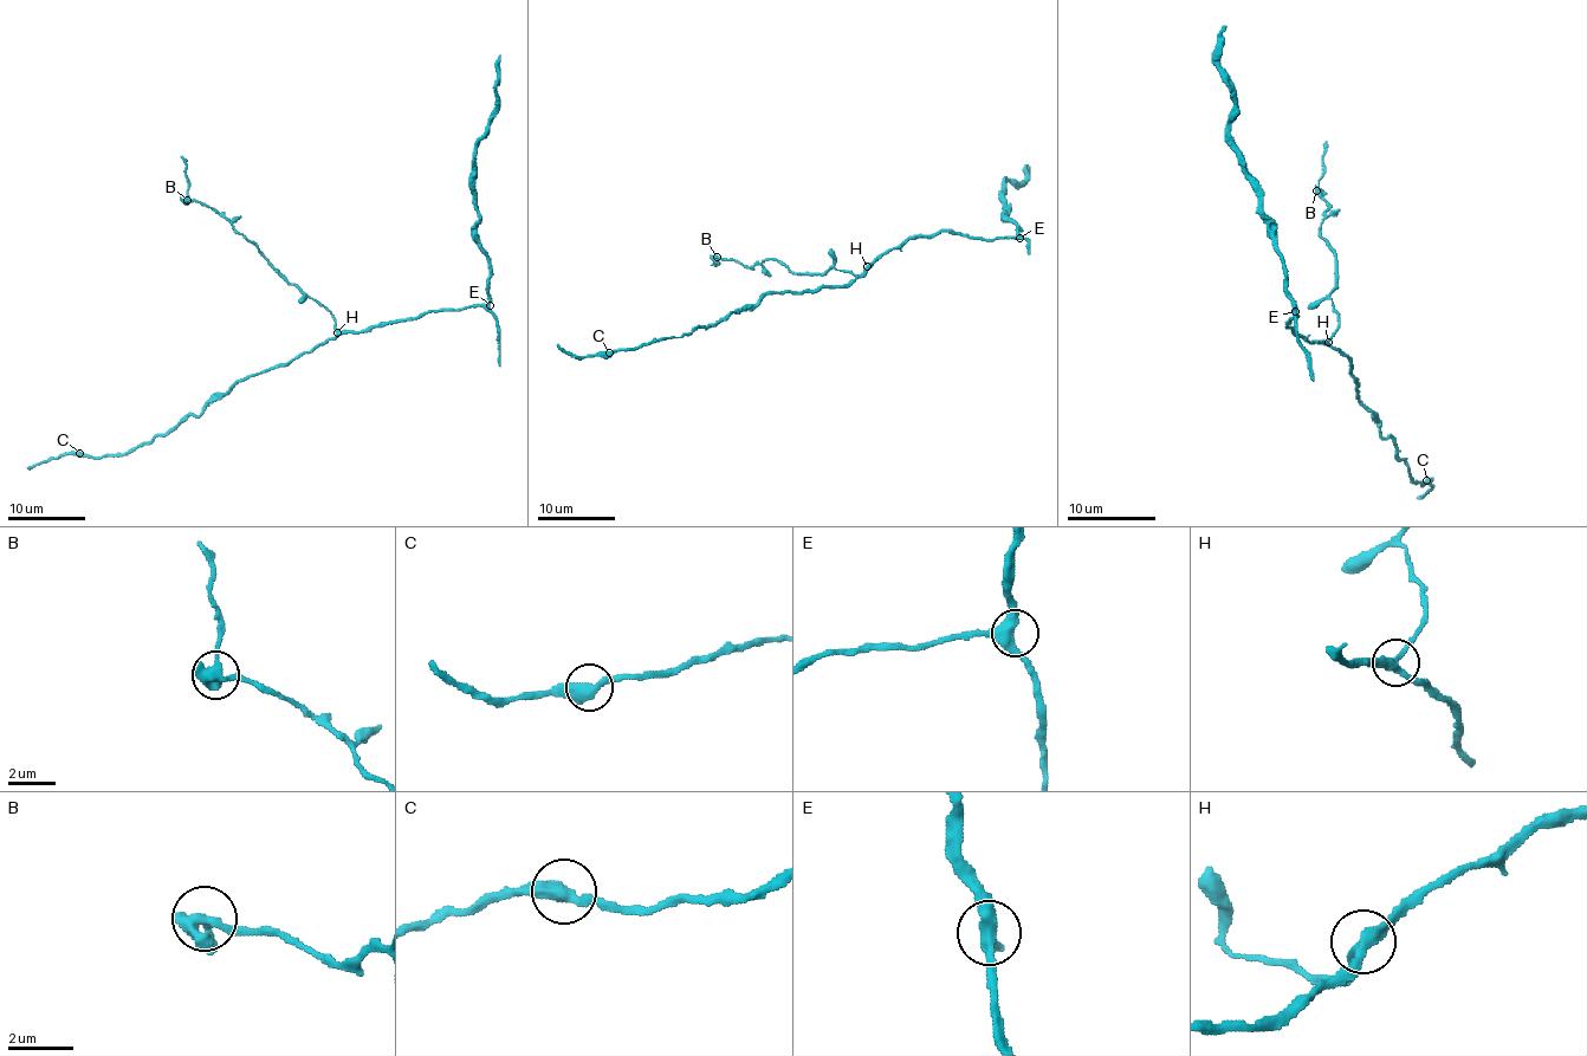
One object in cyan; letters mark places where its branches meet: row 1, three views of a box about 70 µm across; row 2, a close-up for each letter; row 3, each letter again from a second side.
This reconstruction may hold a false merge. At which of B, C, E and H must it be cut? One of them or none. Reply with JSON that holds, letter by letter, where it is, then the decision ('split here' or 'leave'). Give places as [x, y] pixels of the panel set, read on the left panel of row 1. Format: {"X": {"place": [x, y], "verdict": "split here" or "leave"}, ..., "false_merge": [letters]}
{"B": {"place": [187, 200], "verdict": "split here"}, "C": {"place": [79, 453], "verdict": "leave"}, "E": {"place": [490, 305], "verdict": "leave"}, "H": {"place": [337, 332], "verdict": "leave"}, "false_merge": ["B"]}

